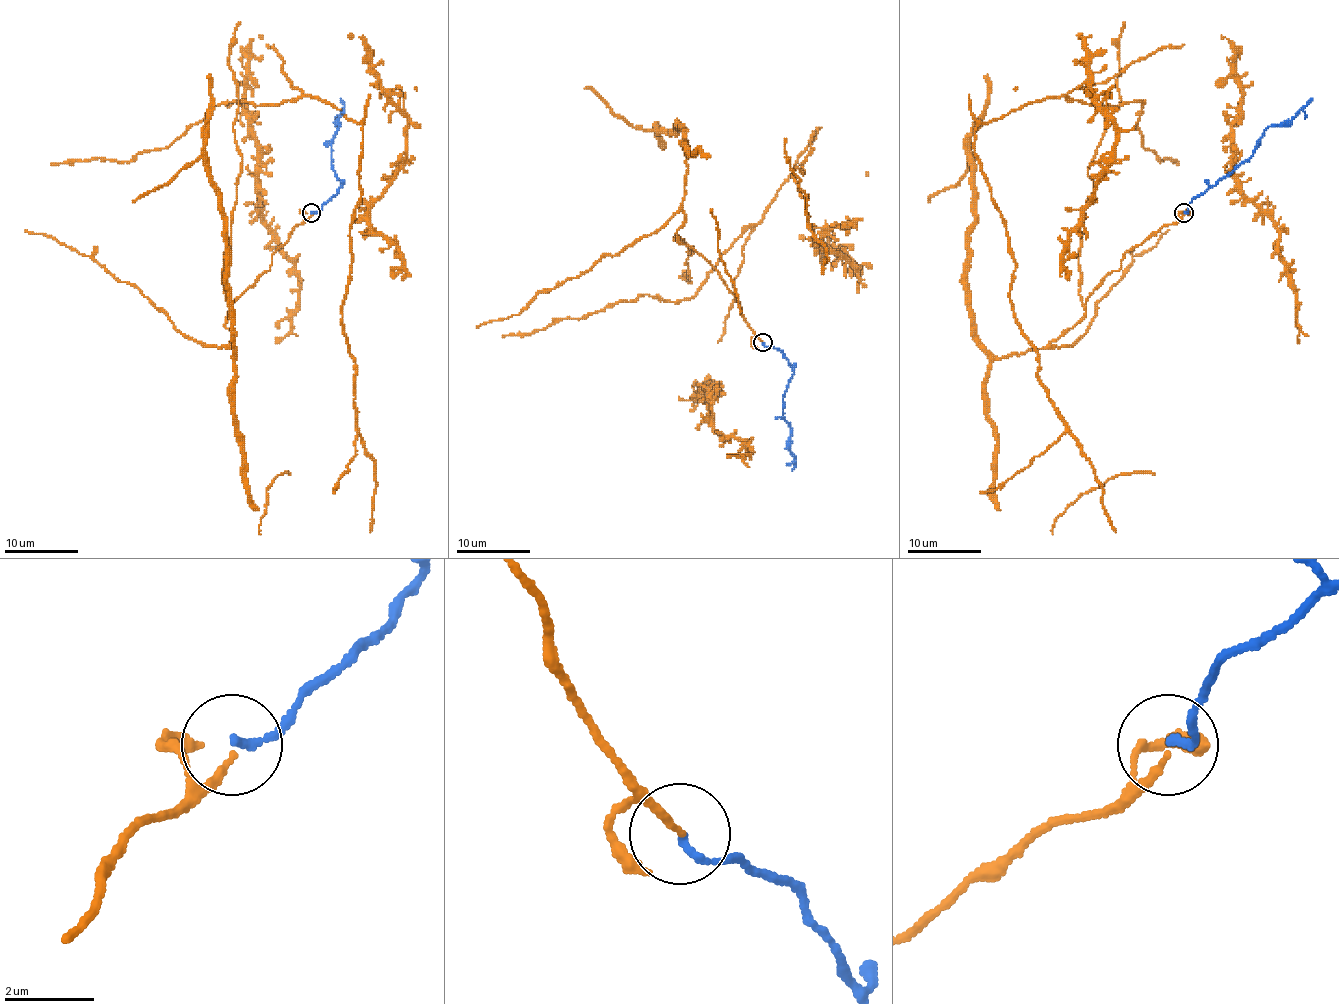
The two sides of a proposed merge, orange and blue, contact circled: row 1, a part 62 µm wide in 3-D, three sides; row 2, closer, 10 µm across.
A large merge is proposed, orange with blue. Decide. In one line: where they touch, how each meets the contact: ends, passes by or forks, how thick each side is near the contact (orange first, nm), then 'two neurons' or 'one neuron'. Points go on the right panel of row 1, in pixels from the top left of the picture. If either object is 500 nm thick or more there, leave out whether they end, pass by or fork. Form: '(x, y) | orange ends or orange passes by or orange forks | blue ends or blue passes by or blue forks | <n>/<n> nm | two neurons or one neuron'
(1184, 213) | orange ends | blue ends | 140/160 nm | one neuron

